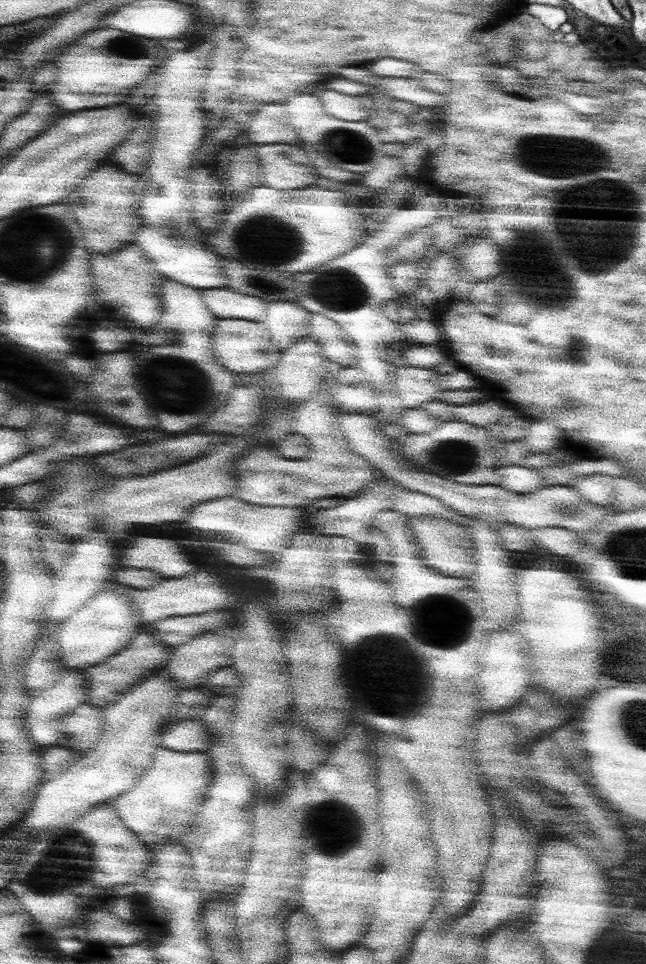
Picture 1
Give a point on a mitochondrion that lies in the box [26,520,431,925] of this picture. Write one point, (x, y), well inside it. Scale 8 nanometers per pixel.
(73, 847)

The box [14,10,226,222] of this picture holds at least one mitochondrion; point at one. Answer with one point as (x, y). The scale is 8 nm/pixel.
(125, 46)

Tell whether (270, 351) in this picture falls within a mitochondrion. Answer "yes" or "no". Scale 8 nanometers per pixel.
no

